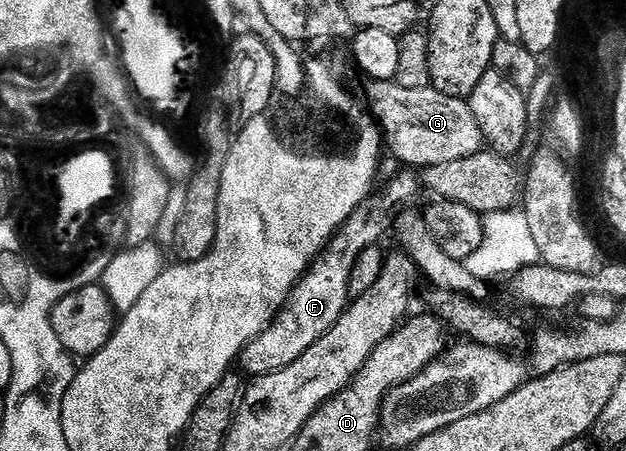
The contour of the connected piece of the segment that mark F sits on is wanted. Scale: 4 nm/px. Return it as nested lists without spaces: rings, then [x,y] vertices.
[[[401,169],[401,172],[386,185],[385,191],[378,190],[368,200],[366,207],[355,209],[355,213],[351,213],[351,217],[347,217],[345,224],[333,234],[329,246],[317,256],[315,262],[309,266],[308,271],[301,276],[293,292],[289,294],[289,300],[282,307],[280,315],[273,320],[273,324],[257,339],[252,339],[241,352],[239,363],[240,366],[245,366],[246,372],[244,371],[244,374],[246,376],[248,376],[247,374],[249,377],[270,375],[279,369],[287,369],[287,365],[291,365],[291,361],[299,361],[299,357],[303,357],[303,353],[307,353],[307,349],[311,349],[311,345],[315,345],[315,341],[319,341],[319,337],[323,337],[335,325],[335,321],[339,321],[339,317],[351,302],[349,297],[351,269],[355,269],[355,261],[359,261],[359,253],[363,253],[363,249],[378,246],[382,242],[380,239],[388,231],[390,234],[394,230],[395,216],[406,205],[412,204],[409,202],[417,195],[417,183],[419,187],[419,175],[416,170]]]

